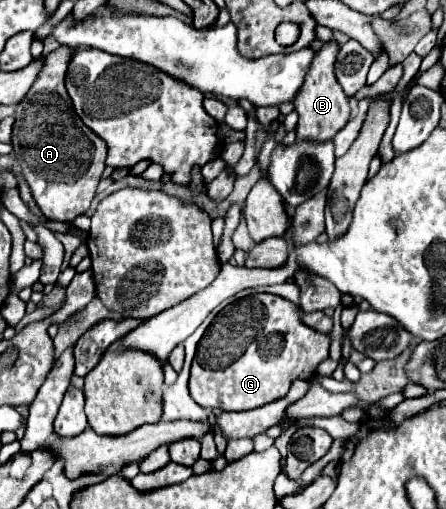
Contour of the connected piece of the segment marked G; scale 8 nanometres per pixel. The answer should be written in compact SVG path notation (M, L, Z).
M272 294L246 296L242 298L240 304L240 316L236 302L224 306L218 314L214 314L212 324L206 328L202 340L198 342L198 350L188 380L190 396L194 398L196 404L204 408L212 410L218 408L224 412L242 412L264 406L266 402L274 402L274 398L282 398L282 394L286 394L286 390L294 380L312 378L316 374L318 364L328 358L328 346L330 338L326 338L326 334L318 334L316 330L302 326L300 310L296 304L286 302L284 298L274 298Z

